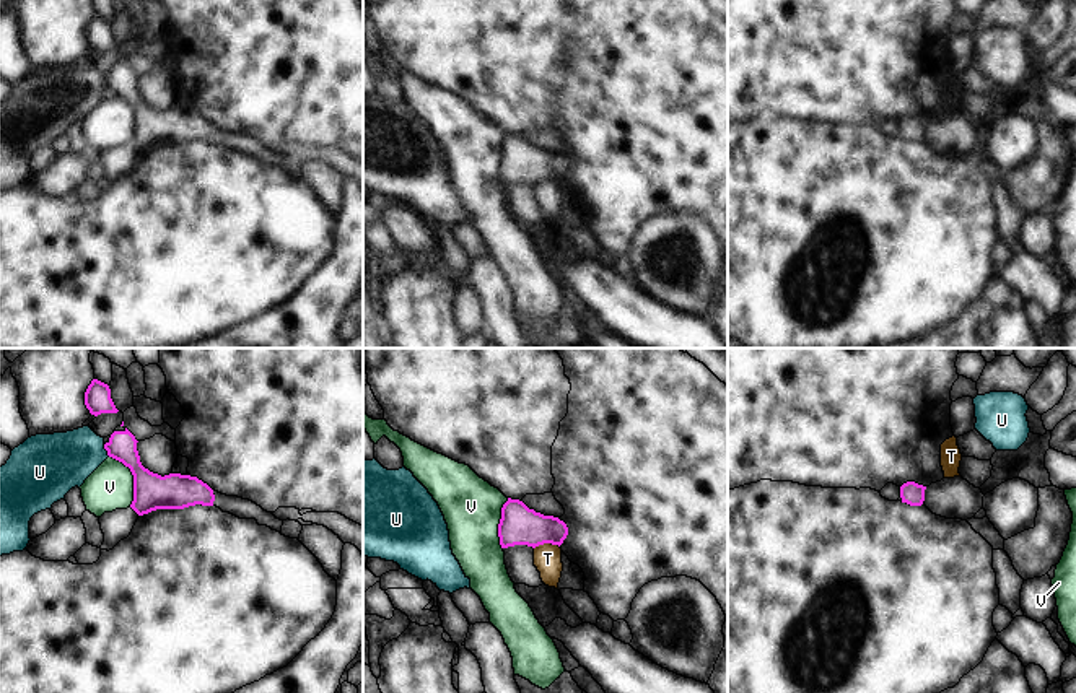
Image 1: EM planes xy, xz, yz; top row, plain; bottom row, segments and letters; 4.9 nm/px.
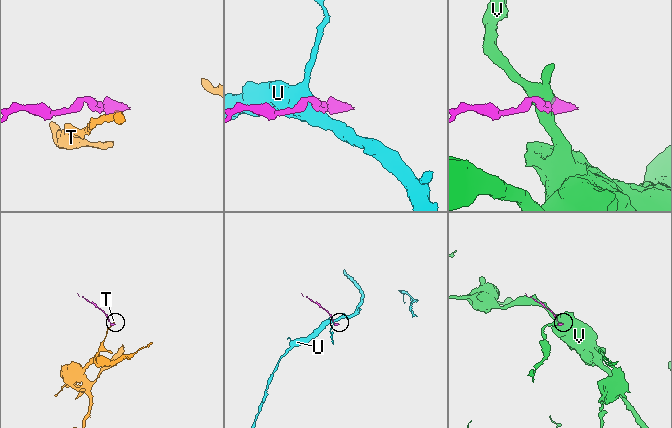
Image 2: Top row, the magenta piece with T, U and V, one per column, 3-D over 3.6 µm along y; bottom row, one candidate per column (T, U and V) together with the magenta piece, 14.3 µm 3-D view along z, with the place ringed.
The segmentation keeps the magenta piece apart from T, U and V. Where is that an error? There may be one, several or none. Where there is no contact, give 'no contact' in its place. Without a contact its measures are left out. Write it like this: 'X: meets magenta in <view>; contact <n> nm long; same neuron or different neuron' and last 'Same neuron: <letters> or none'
T: meets magenta in xz; contact 130 nm long; different neuron
U: meets magenta in xy; contact 70 nm long; different neuron
V: meets magenta in xy; contact 280 nm long; different neuron
Same neuron: none

